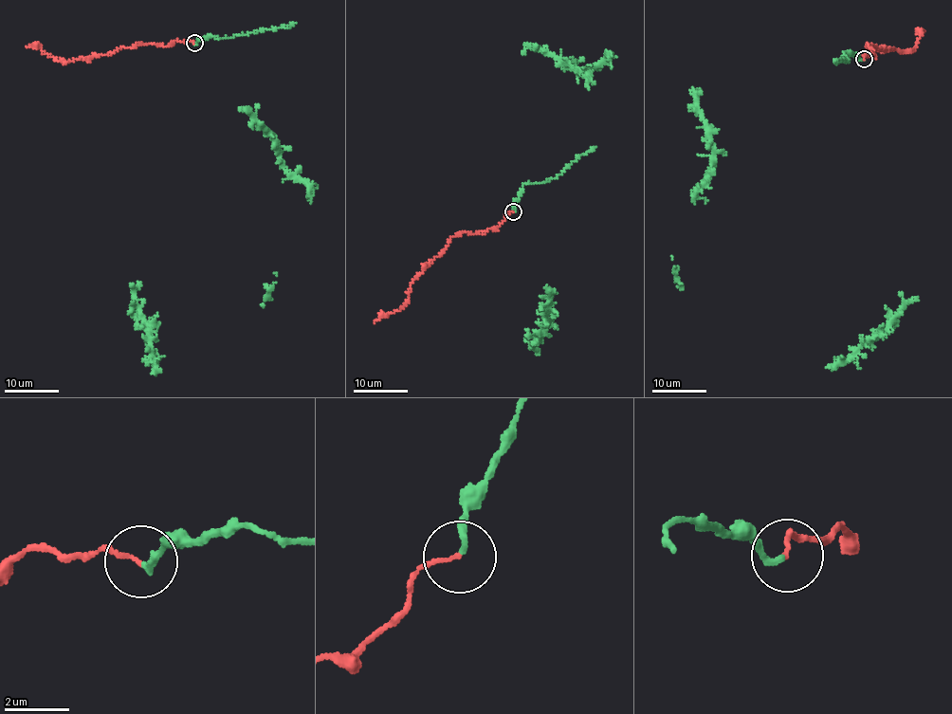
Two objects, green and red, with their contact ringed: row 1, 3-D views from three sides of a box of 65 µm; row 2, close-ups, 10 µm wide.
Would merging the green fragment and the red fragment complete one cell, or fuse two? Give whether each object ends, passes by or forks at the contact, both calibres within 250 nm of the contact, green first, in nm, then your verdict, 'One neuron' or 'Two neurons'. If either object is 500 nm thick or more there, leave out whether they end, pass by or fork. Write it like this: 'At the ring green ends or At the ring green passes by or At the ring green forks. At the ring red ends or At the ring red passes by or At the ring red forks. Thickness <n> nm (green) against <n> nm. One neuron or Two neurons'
At the ring green ends. At the ring red ends. Thickness 190 nm (green) against 120 nm. One neuron

